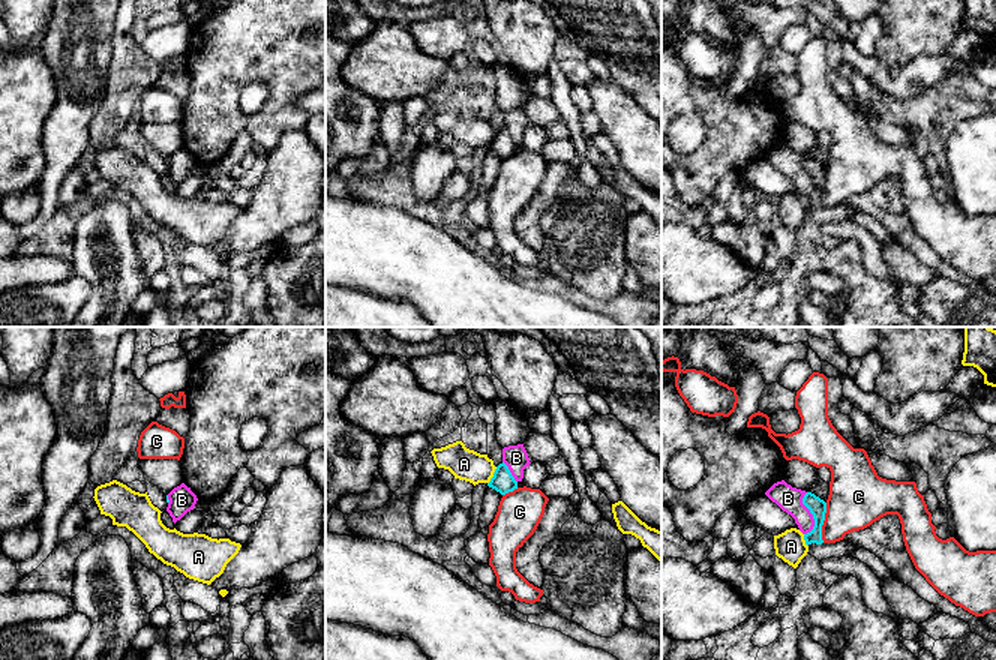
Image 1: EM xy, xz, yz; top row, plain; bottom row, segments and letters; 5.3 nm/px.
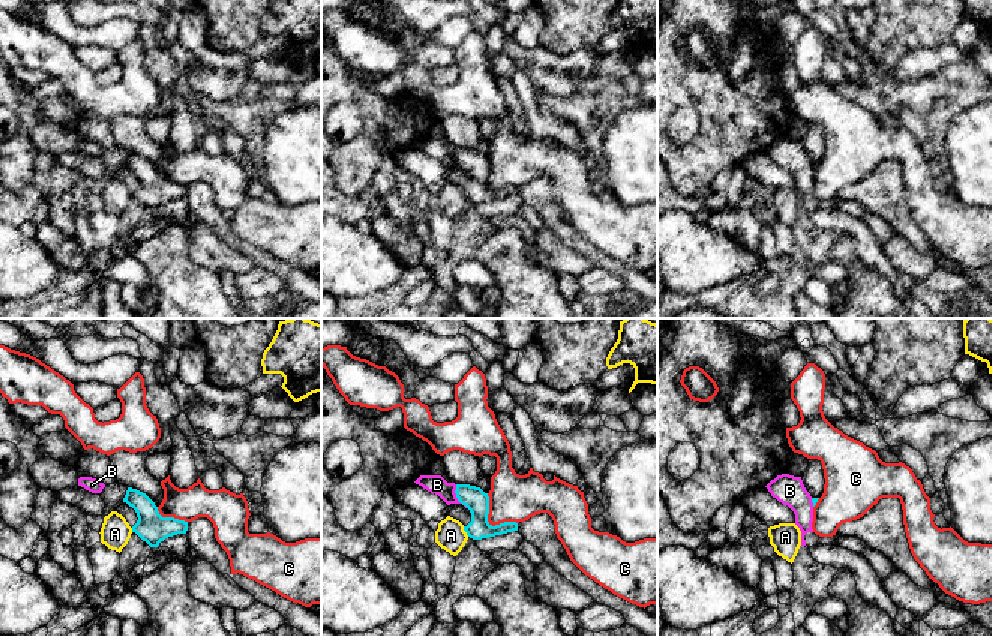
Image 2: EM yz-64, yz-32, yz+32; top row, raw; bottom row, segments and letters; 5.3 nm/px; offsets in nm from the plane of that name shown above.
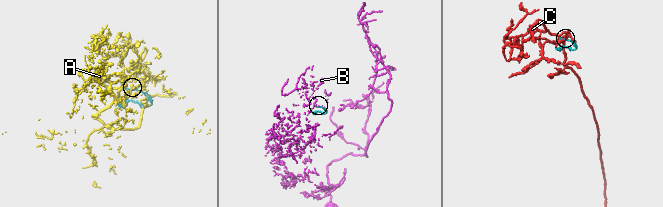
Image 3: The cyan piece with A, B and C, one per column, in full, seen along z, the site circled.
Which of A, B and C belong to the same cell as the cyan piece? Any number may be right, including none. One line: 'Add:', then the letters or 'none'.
Add: none

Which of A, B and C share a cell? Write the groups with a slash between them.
A / B / C

